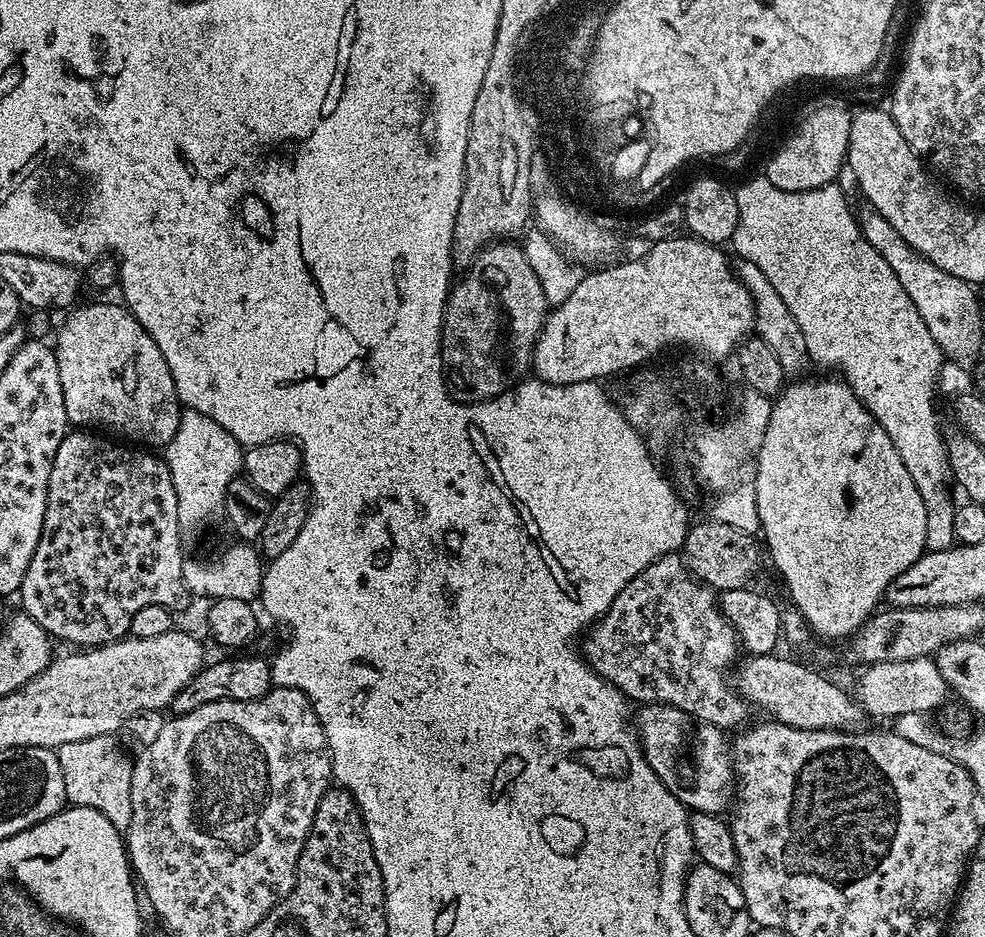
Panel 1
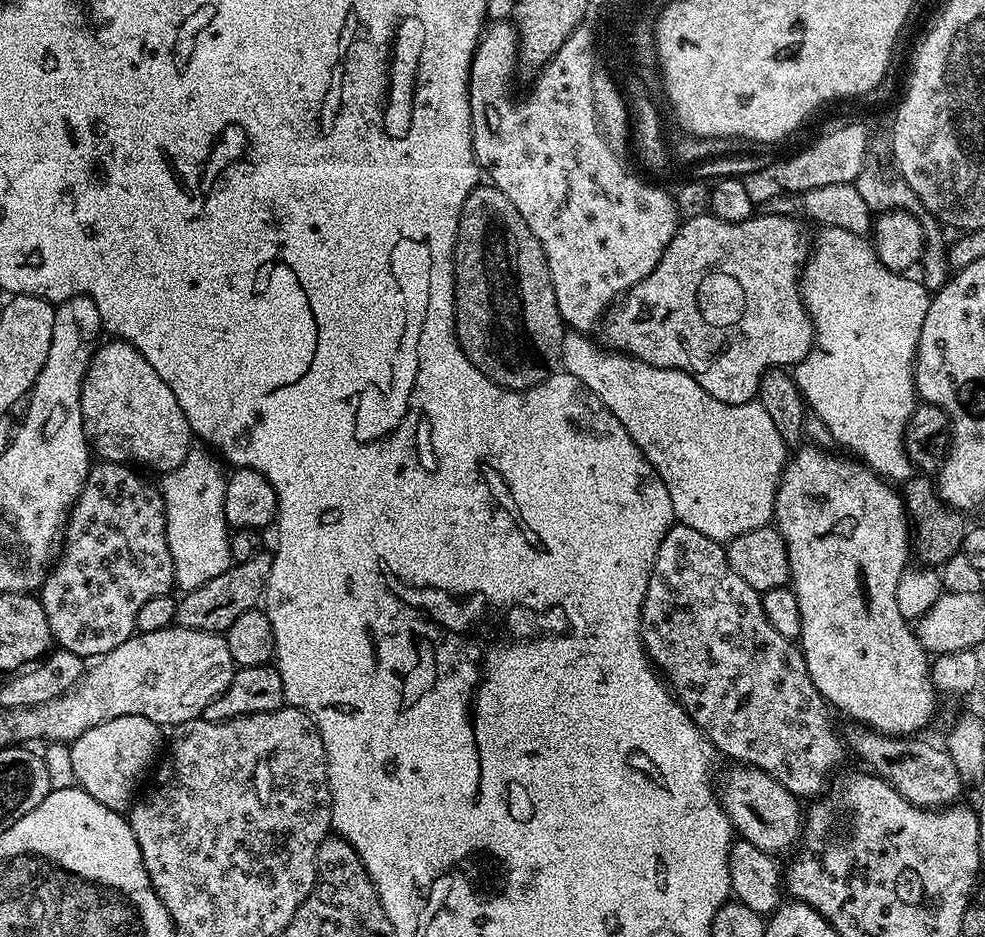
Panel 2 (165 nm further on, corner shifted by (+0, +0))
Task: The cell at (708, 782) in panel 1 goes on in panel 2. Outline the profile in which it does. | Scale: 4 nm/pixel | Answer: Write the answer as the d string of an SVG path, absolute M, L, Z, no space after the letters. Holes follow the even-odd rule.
M728 767L732 768L726 769L724 777L718 780L718 799L739 839L769 854L784 852L795 840L797 843L802 836L802 804L797 796L762 770Z

